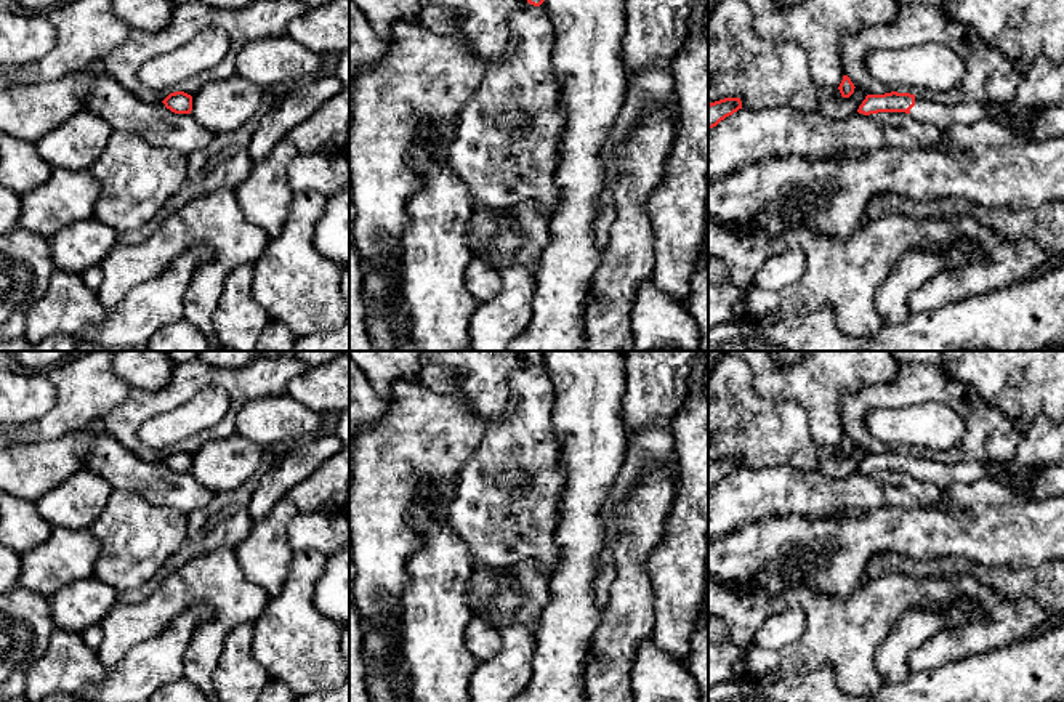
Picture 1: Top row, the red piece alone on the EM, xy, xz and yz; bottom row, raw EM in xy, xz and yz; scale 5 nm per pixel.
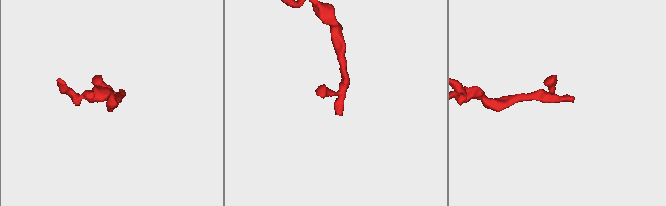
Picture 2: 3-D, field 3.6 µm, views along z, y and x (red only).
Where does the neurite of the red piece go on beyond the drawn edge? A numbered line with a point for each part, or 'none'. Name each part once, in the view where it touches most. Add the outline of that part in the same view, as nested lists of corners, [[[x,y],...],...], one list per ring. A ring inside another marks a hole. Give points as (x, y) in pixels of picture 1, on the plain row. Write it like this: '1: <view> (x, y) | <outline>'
1: yz (1042, 444) | [[[1038,417],[1021,433],[1014,458],[1008,463],[963,462],[944,465],[915,455],[910,474],[921,482],[931,482],[937,487],[955,482],[971,484],[987,478],[1011,489],[1021,498],[1032,498],[1032,489],[1018,481],[1016,476],[1021,473],[1037,473],[1061,460],[1064,460],[1064,422],[1053,423],[1046,417]]]

